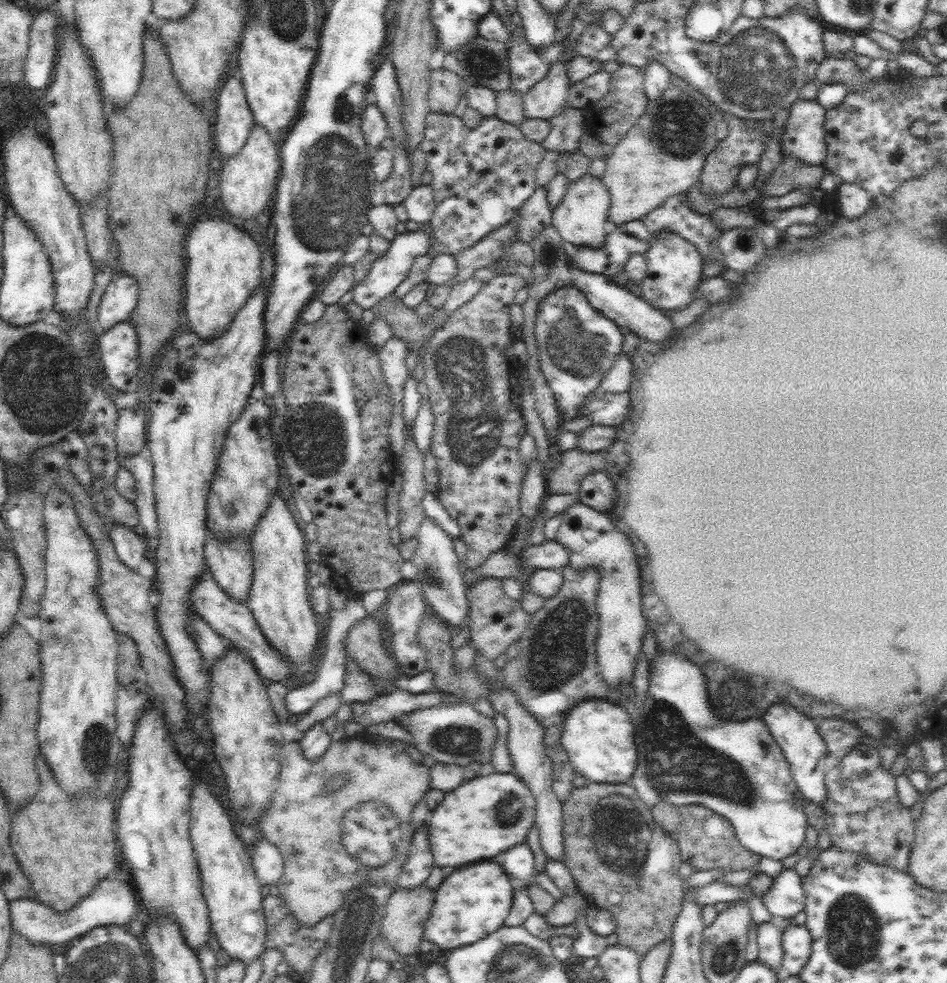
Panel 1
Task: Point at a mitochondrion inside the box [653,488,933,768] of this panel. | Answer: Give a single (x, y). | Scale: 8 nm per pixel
(735, 700)

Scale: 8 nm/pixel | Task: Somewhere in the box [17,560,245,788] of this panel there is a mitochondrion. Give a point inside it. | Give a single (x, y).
(97, 740)

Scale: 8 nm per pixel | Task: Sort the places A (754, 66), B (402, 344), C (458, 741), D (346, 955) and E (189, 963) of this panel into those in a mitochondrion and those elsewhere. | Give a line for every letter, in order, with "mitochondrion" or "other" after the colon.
A: mitochondrion
B: other
C: mitochondrion
D: mitochondrion
E: other

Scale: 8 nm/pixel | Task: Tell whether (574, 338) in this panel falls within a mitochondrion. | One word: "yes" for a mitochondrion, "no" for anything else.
yes

